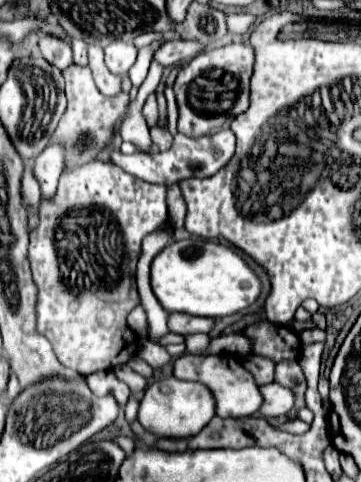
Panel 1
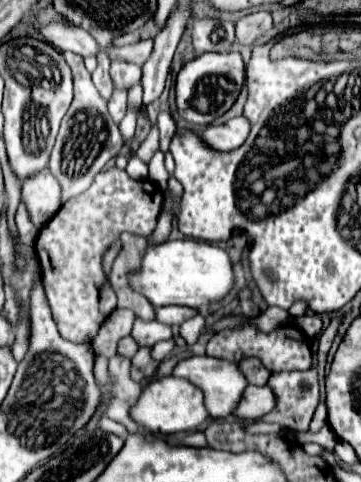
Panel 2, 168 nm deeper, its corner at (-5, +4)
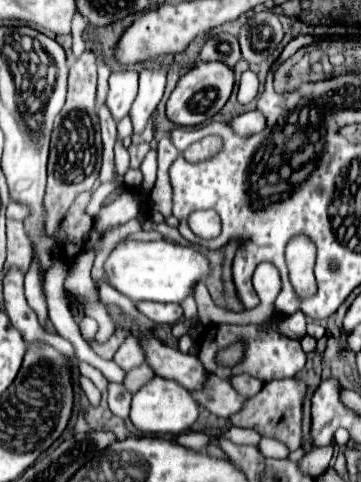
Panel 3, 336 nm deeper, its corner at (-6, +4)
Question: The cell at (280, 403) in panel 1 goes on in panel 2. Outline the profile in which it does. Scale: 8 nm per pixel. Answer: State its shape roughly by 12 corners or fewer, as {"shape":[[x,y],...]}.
{"shape":[[269,384],[249,386],[239,418],[259,420],[277,406],[277,396]]}

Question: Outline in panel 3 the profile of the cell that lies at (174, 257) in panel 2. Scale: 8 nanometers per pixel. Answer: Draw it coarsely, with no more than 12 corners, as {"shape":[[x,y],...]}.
{"shape":[[120,240],[104,262],[126,298],[180,302],[208,260],[168,240]]}

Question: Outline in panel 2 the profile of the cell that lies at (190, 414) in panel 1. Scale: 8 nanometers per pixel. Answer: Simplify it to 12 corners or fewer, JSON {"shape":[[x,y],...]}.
{"shape":[[185,378],[151,382],[131,408],[149,432],[199,430],[203,392]]}

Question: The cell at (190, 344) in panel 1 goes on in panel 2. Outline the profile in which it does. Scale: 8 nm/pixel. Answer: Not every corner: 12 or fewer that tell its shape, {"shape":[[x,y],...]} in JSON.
{"shape":[[201,314],[181,324],[179,334],[191,346],[199,340],[205,318]]}

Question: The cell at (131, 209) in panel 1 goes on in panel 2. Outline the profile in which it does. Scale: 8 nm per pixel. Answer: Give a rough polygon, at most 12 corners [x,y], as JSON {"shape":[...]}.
{"shape":[[117,166],[35,244],[53,320],[91,344],[117,294],[101,262],[163,208]]}

